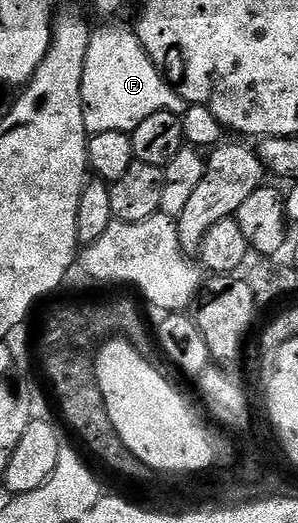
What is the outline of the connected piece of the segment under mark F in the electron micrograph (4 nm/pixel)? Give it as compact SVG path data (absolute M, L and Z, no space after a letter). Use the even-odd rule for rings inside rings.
M111 25L108 29L96 28L91 34L89 51L85 55L85 75L83 76L83 114L88 134L94 135L105 131L117 131L128 135L137 127L141 127L144 119L158 113L182 114L185 102L179 97L174 85L169 84L166 77L144 51L143 45L130 28L118 29Z

